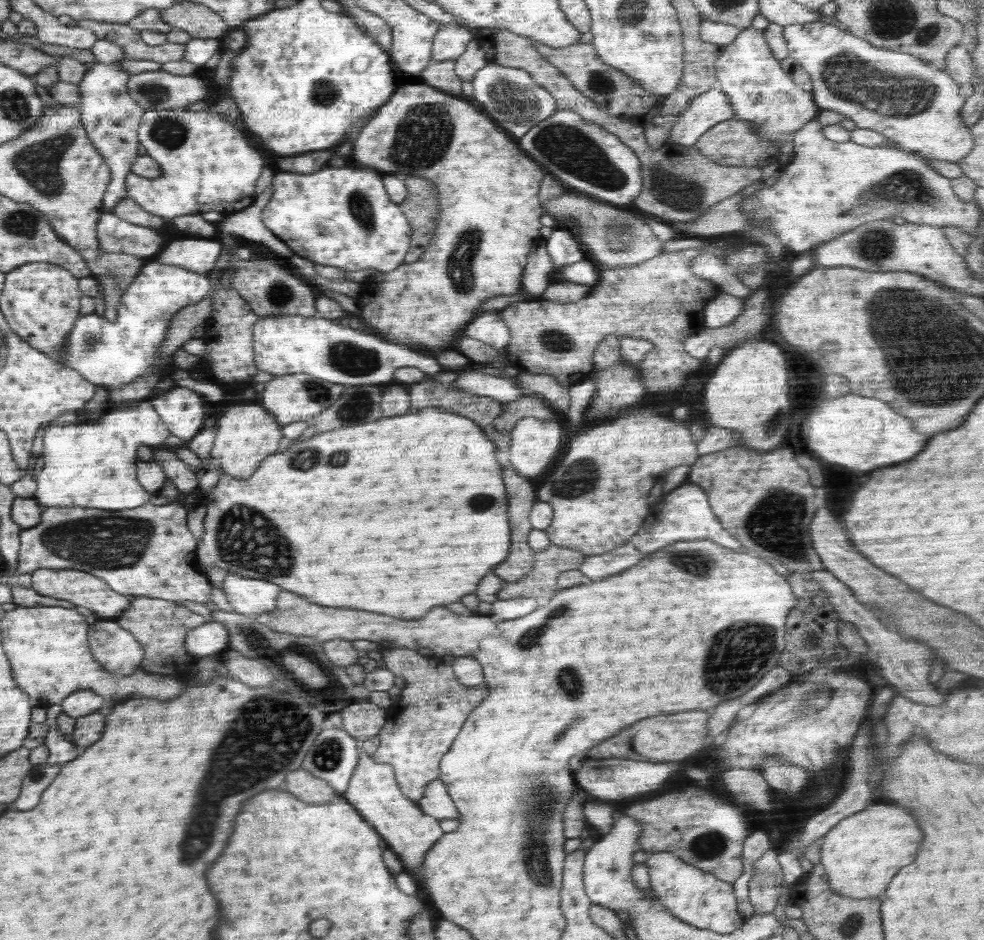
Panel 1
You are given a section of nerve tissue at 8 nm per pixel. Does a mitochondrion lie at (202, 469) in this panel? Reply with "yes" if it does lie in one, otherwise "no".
no

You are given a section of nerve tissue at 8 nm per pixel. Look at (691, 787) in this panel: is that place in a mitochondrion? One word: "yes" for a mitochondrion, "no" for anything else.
no

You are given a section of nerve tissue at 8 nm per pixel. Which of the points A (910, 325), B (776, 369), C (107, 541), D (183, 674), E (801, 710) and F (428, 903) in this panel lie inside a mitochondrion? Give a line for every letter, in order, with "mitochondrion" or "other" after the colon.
A: mitochondrion
B: other
C: mitochondrion
D: other
E: mitochondrion
F: other

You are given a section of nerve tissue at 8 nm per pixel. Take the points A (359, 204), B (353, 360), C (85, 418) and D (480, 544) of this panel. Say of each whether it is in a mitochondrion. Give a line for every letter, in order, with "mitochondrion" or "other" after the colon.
A: mitochondrion
B: mitochondrion
C: other
D: other

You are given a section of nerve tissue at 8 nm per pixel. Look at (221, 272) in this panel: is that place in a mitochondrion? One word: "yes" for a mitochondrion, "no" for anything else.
no

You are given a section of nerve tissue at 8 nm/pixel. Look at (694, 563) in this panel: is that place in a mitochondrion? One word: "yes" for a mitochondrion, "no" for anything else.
yes

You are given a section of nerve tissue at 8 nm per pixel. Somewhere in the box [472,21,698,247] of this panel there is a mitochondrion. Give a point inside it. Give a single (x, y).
(567, 148)

